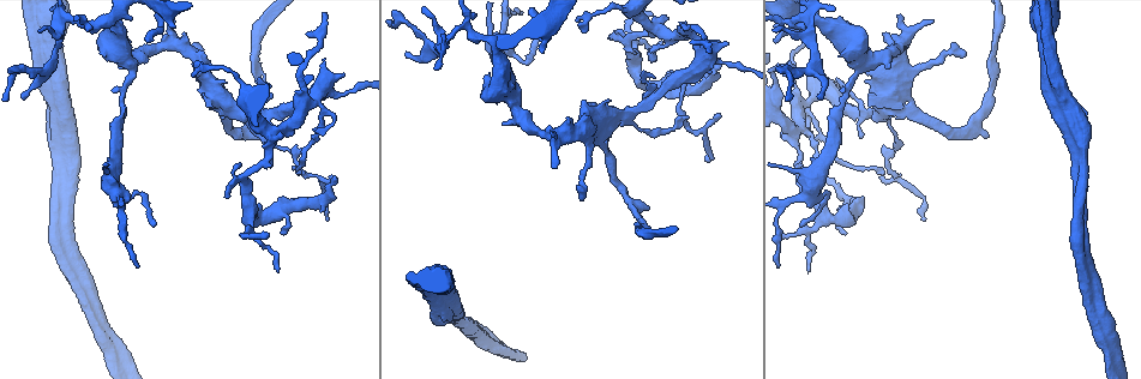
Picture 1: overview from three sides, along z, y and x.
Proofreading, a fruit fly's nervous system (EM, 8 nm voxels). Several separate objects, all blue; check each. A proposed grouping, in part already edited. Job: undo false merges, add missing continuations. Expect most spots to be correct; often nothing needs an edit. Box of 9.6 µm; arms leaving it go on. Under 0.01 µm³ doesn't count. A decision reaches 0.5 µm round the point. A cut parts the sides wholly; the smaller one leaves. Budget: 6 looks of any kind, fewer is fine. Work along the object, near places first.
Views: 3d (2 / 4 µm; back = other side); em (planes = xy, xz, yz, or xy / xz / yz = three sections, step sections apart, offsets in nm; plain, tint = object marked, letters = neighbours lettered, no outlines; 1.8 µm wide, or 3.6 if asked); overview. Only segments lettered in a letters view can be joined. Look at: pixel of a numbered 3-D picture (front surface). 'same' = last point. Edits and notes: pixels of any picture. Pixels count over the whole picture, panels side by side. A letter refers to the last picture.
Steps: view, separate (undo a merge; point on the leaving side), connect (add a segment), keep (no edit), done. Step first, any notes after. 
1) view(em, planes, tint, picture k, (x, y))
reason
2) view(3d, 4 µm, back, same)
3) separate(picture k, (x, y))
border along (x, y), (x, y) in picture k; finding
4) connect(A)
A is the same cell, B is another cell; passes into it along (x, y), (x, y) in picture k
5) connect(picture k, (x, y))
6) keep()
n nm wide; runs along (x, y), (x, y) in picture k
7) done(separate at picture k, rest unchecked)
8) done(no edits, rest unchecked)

view(em, planes, tint, picture 1, (240, 112))
three arms meet

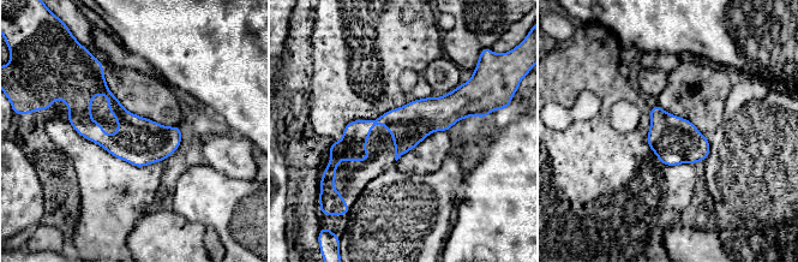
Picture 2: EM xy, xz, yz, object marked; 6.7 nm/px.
view(em, planes, letters, same)
what lies round it

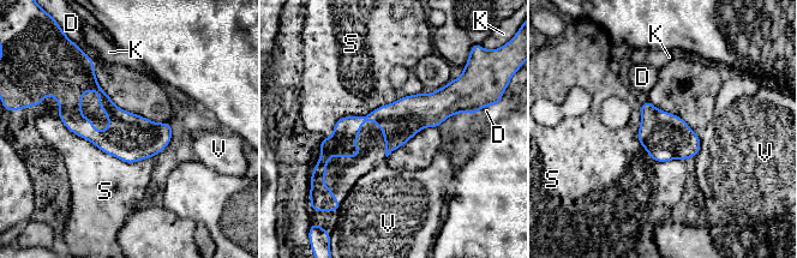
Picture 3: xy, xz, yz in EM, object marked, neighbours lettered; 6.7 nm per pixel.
keep()
D, K, S and V are other cells; border along (420, 92), (341, 116), (323, 138) in picture 3; all the same neuron

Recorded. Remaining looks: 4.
view(3d, 4 µm, picture 1, (513, 95))
calibre changes

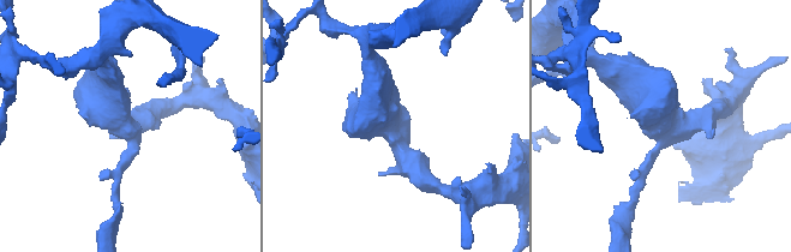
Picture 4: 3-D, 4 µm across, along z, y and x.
view(em, 3.6 µm, xz, step 8, tint, picture 4, (395, 127))
3 arms; shape alone is not enough

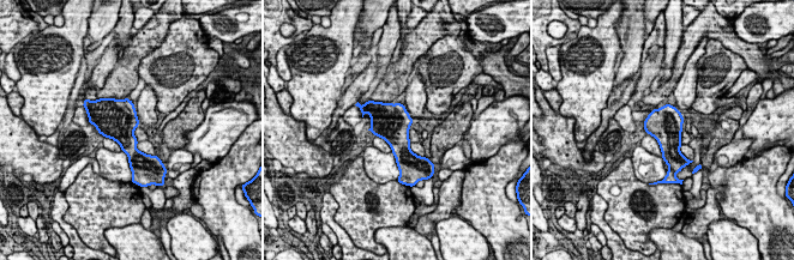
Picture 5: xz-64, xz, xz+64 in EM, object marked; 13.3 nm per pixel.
view(em, 3.6 µm, xy, step 16, letters, same)
cut it another way

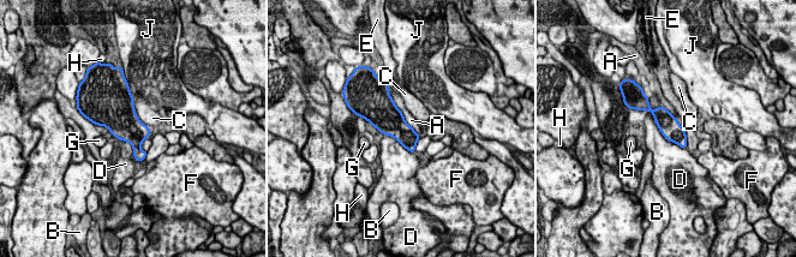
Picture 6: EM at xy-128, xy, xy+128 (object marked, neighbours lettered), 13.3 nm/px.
keep()
A, B, C, D, E, F, G, H and J are other cells; all the same neuron

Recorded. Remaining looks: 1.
done(no edits, rest unchecked)

